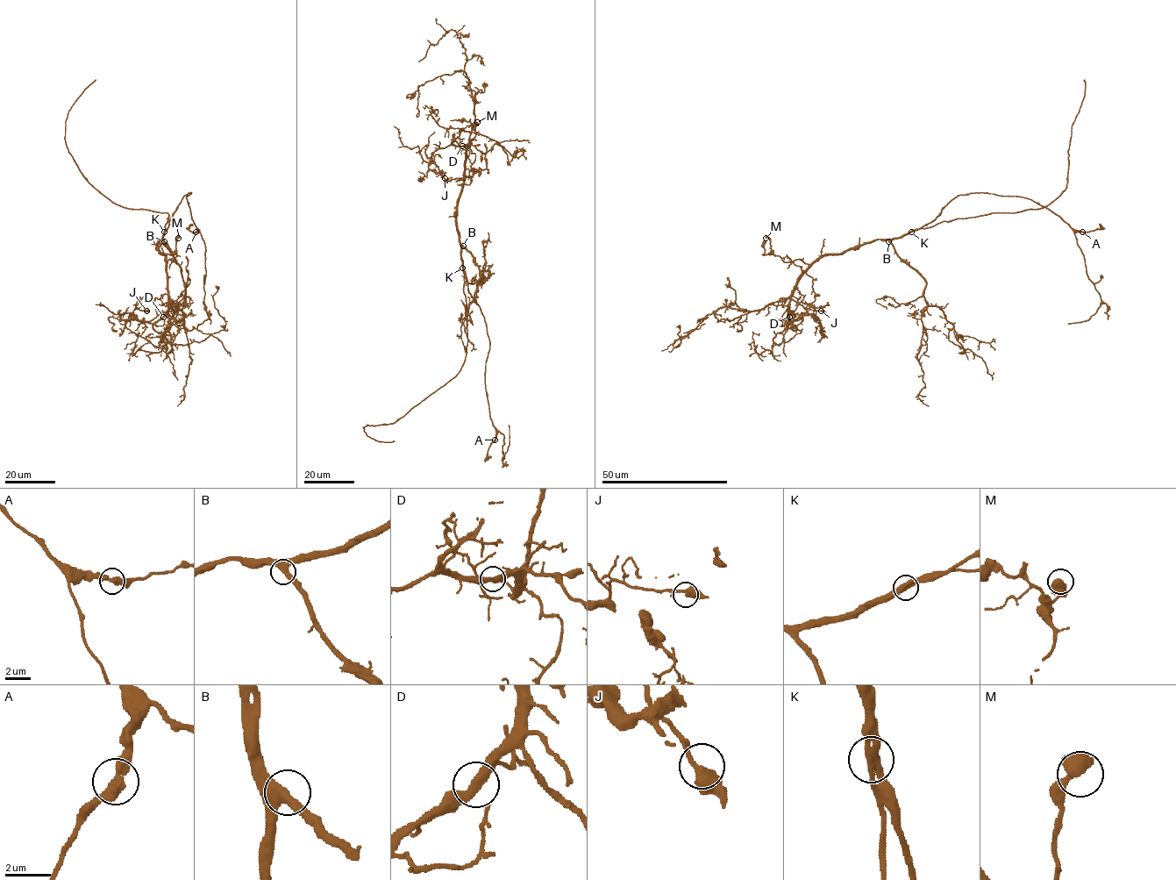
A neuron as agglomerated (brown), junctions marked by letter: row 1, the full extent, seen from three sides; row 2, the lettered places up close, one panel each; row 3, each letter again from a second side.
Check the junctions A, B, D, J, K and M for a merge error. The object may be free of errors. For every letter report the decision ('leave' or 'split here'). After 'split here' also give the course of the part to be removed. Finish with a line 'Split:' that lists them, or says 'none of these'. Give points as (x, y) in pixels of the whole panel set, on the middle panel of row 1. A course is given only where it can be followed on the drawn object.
A: leave
B: leave
D: leave
J: leave
K: leave
M: leave
Split: none of these

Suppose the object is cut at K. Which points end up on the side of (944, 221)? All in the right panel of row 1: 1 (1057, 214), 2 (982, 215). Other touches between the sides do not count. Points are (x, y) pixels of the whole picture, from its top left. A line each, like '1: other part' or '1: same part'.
1: other part
2: same part

